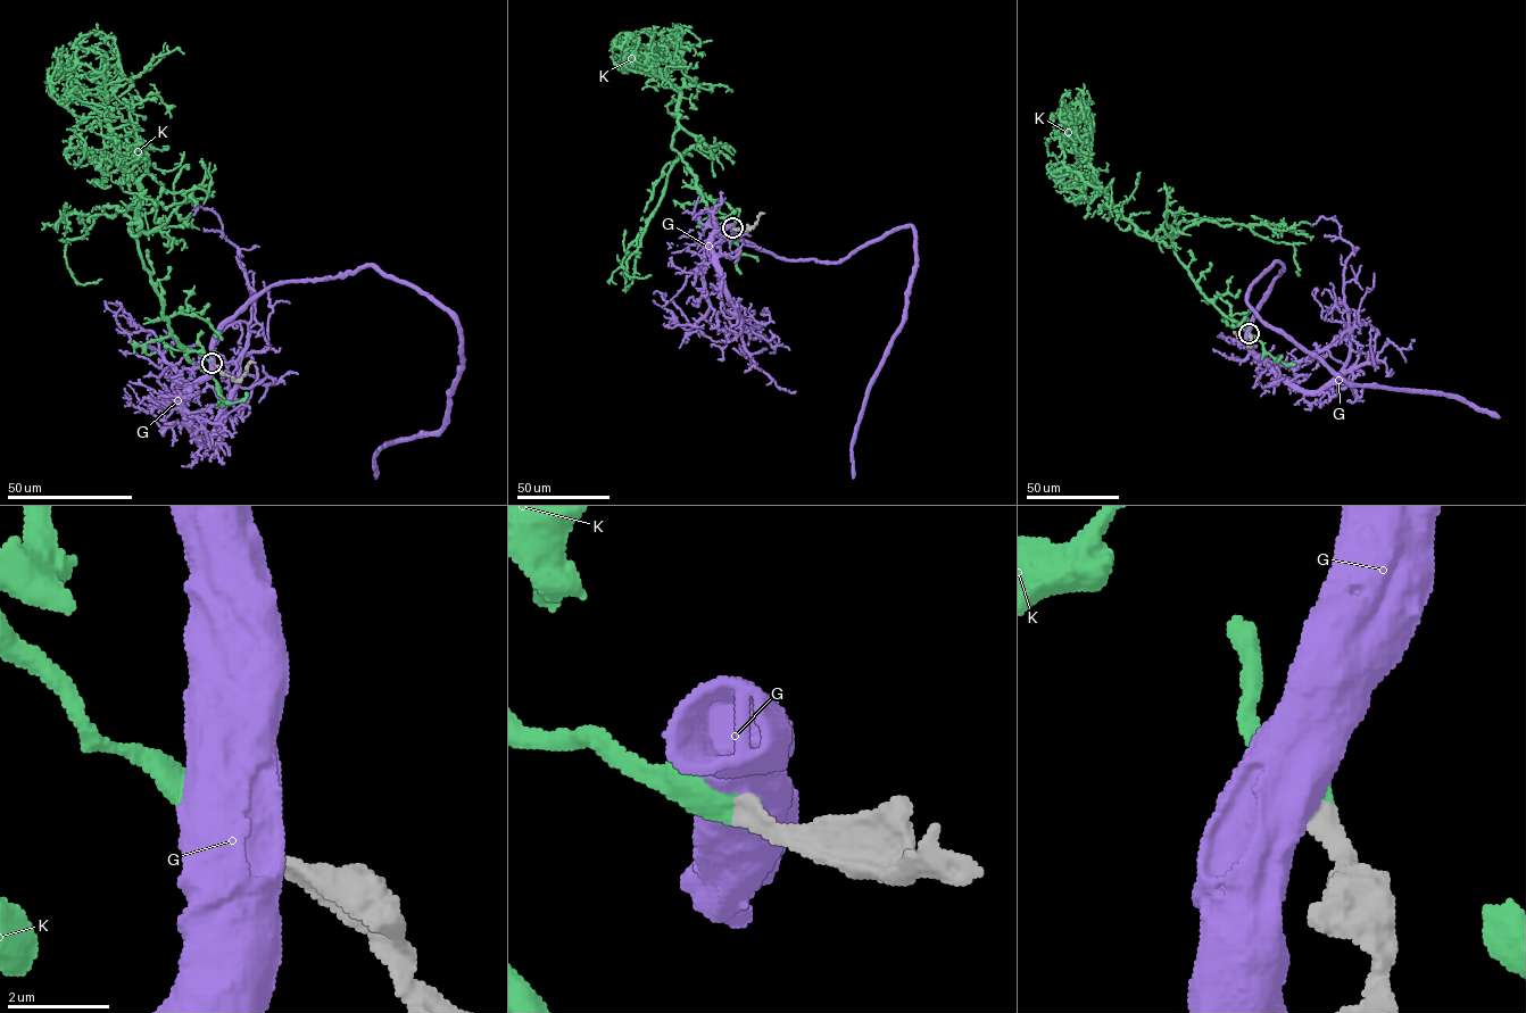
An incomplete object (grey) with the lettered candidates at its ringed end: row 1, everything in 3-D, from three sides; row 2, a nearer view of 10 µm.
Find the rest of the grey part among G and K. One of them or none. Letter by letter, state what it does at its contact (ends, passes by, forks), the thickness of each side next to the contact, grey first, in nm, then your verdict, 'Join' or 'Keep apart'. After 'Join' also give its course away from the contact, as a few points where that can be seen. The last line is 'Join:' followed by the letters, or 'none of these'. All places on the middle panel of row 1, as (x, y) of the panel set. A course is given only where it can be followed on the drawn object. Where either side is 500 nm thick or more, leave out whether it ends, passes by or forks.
G: Thickness 360 nm (grey) against 950 nm. Keep apart
K: It ends there. Thickness 360 nm (grey) against 480 nm. Join. Its course: (732, 227), (712, 215), (672, 148), (680, 116), (699, 141), (672, 166), (624, 273), (650, 275)
Join: K

